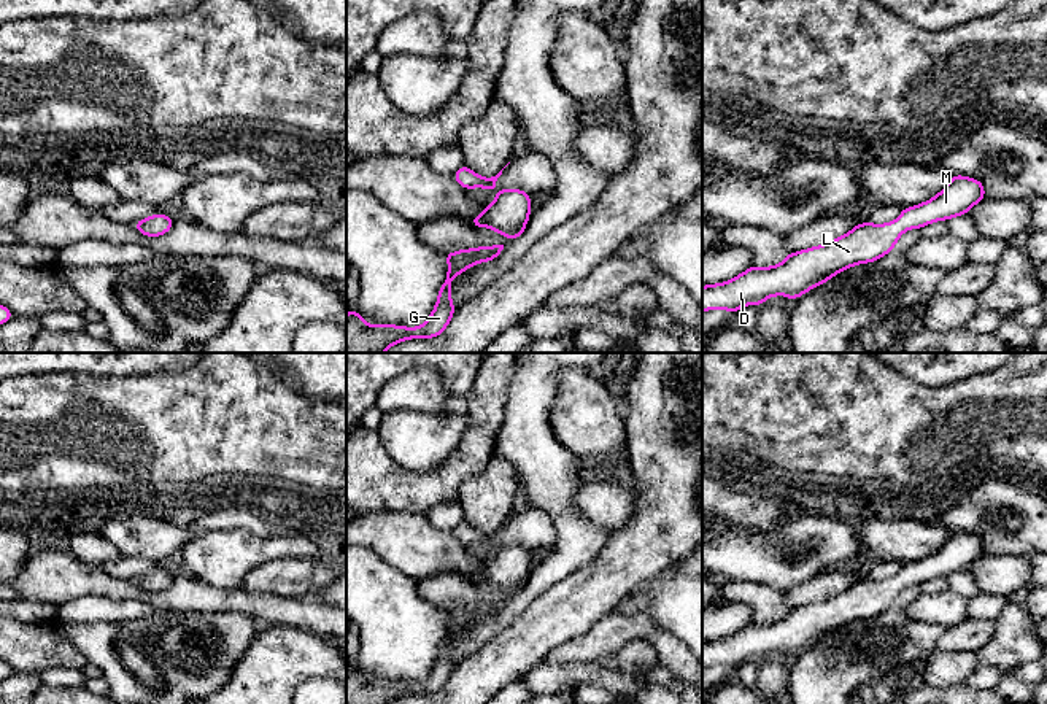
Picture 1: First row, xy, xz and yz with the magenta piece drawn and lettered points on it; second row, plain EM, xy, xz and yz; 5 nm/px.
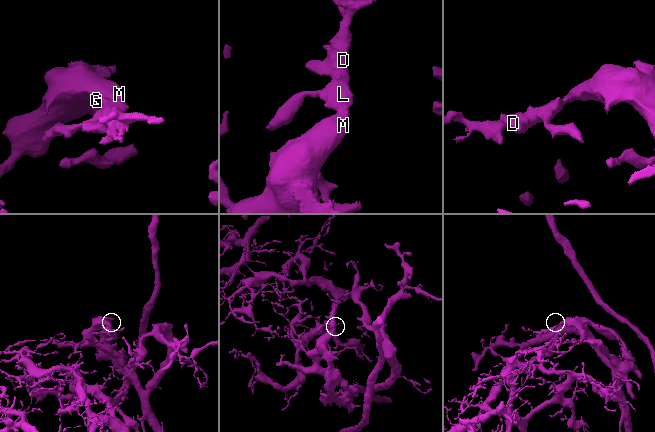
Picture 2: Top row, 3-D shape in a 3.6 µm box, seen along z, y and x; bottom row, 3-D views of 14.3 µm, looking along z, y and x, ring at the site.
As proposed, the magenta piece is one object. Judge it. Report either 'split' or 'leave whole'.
leave whole

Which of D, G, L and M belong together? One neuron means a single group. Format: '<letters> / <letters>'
D G L M

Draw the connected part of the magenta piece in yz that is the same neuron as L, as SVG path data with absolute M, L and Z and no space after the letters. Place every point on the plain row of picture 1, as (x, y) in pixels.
M952 531L939 550L902 564L891 578L860 578L825 601L788 609L777 621L751 621L729 637L702 642L702 669L713 664L737 669L745 661L764 661L766 655L778 650L794 656L856 620L869 620L894 607L898 594L906 586L966 571L985 553L980 536Z

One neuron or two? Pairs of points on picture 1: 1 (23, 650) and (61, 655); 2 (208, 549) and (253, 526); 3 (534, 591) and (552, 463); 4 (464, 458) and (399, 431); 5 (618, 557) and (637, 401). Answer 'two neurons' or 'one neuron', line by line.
1: one neuron
2: two neurons
3: one neuron
4: two neurons
5: one neuron

